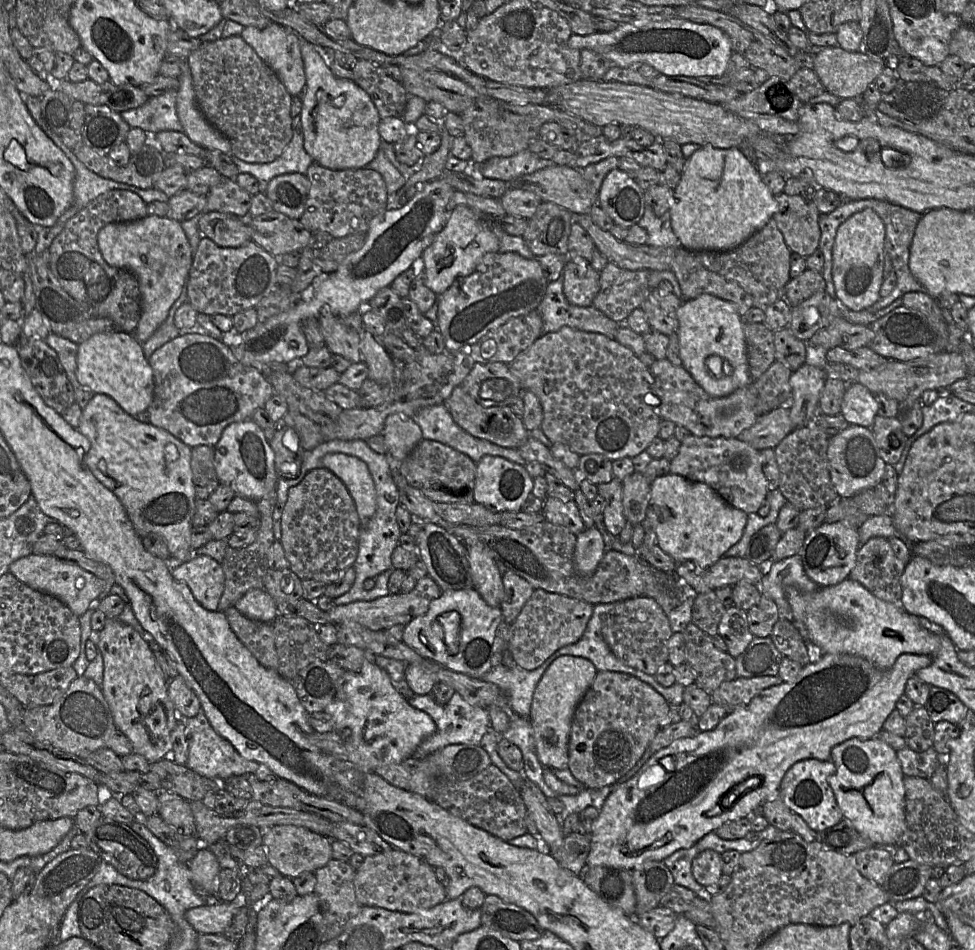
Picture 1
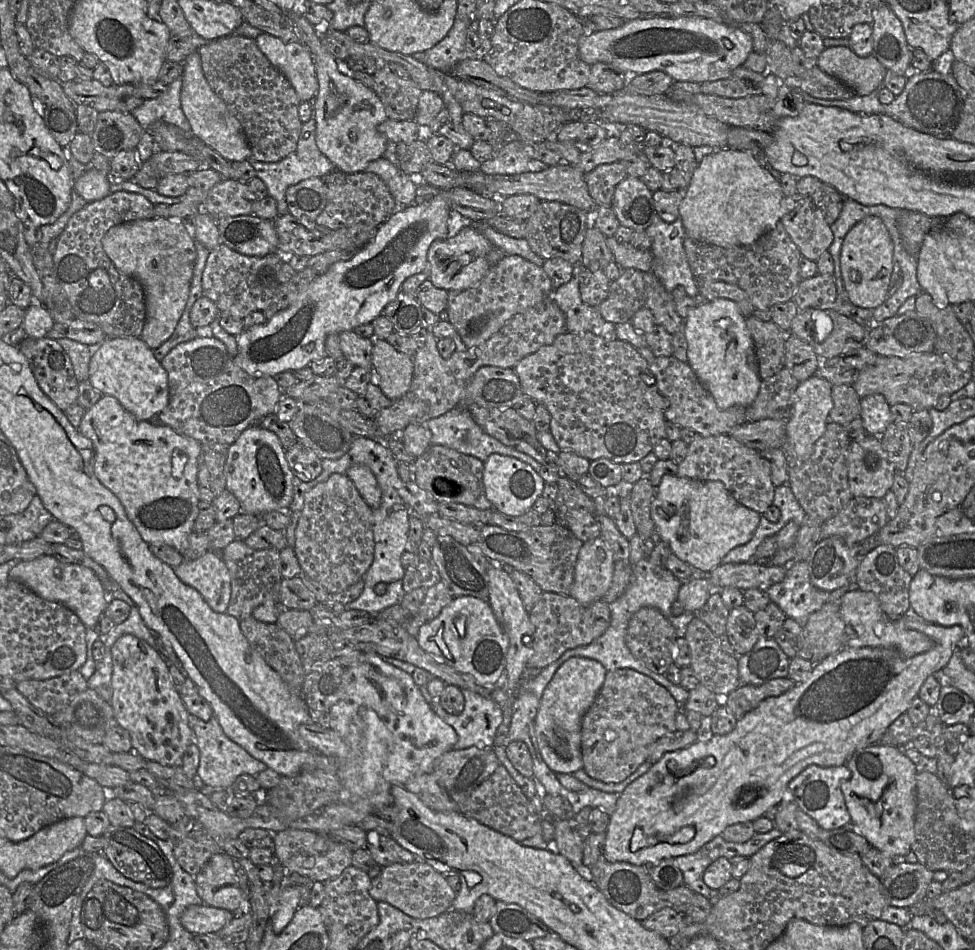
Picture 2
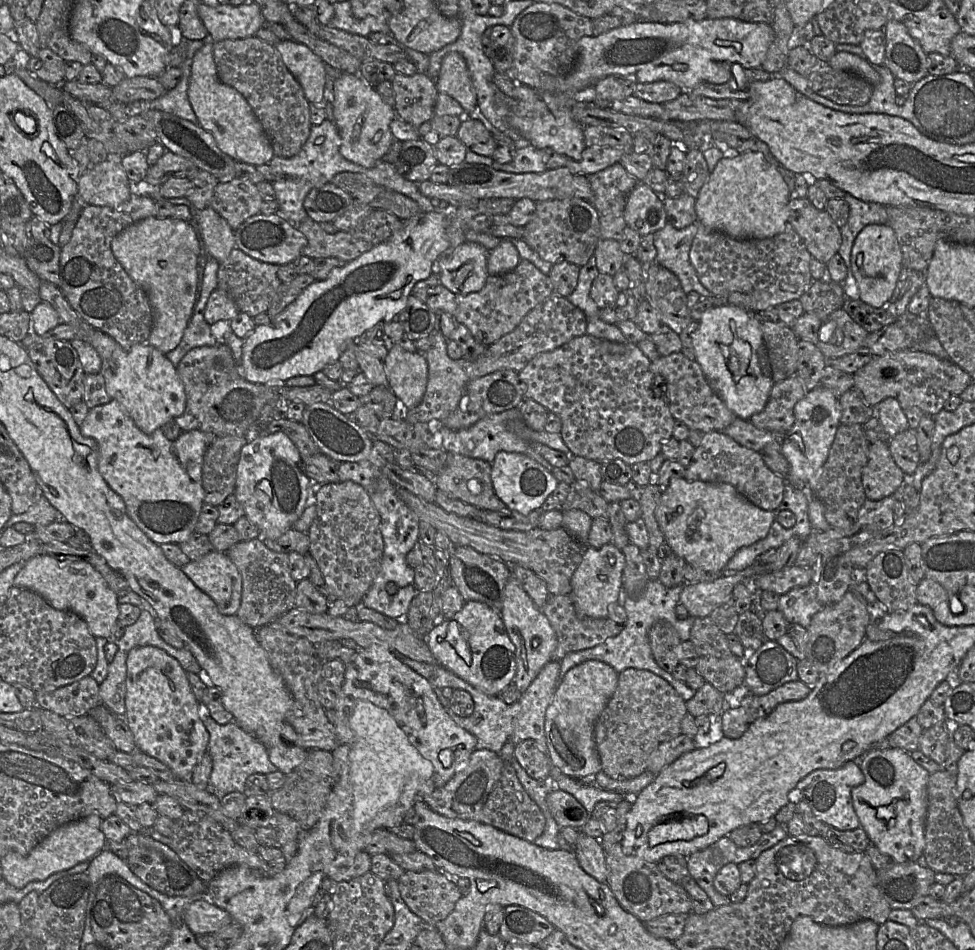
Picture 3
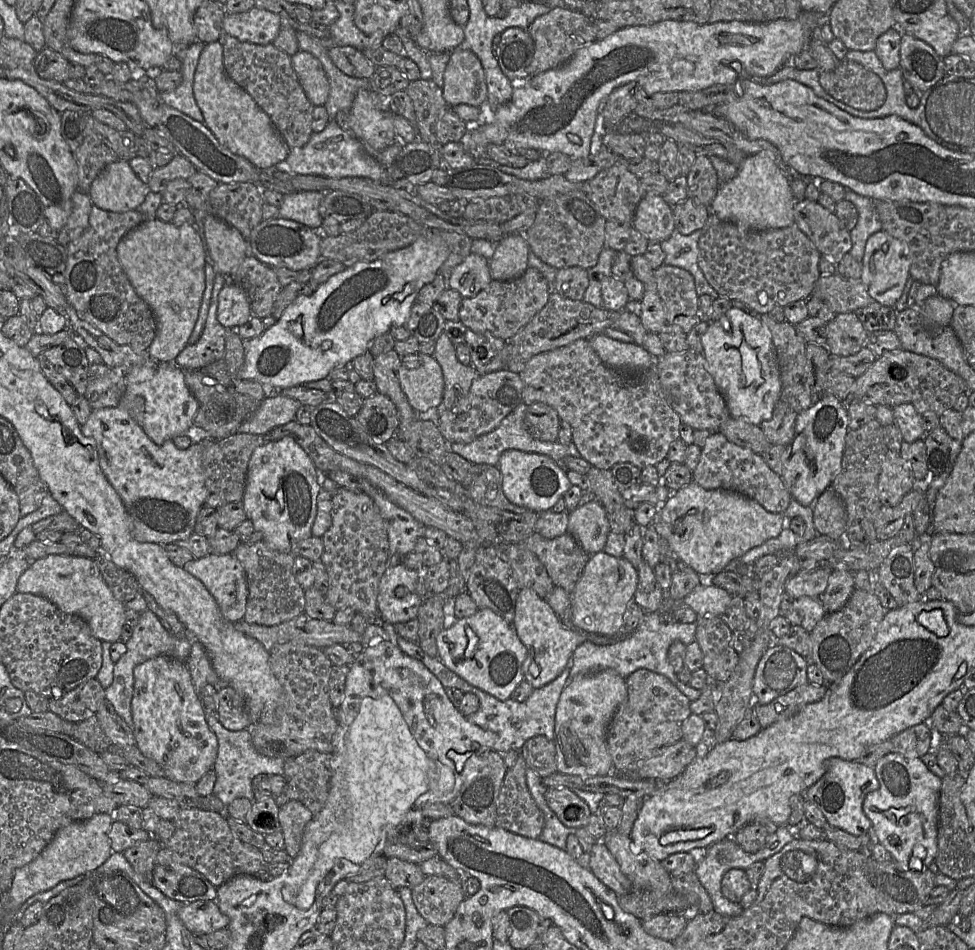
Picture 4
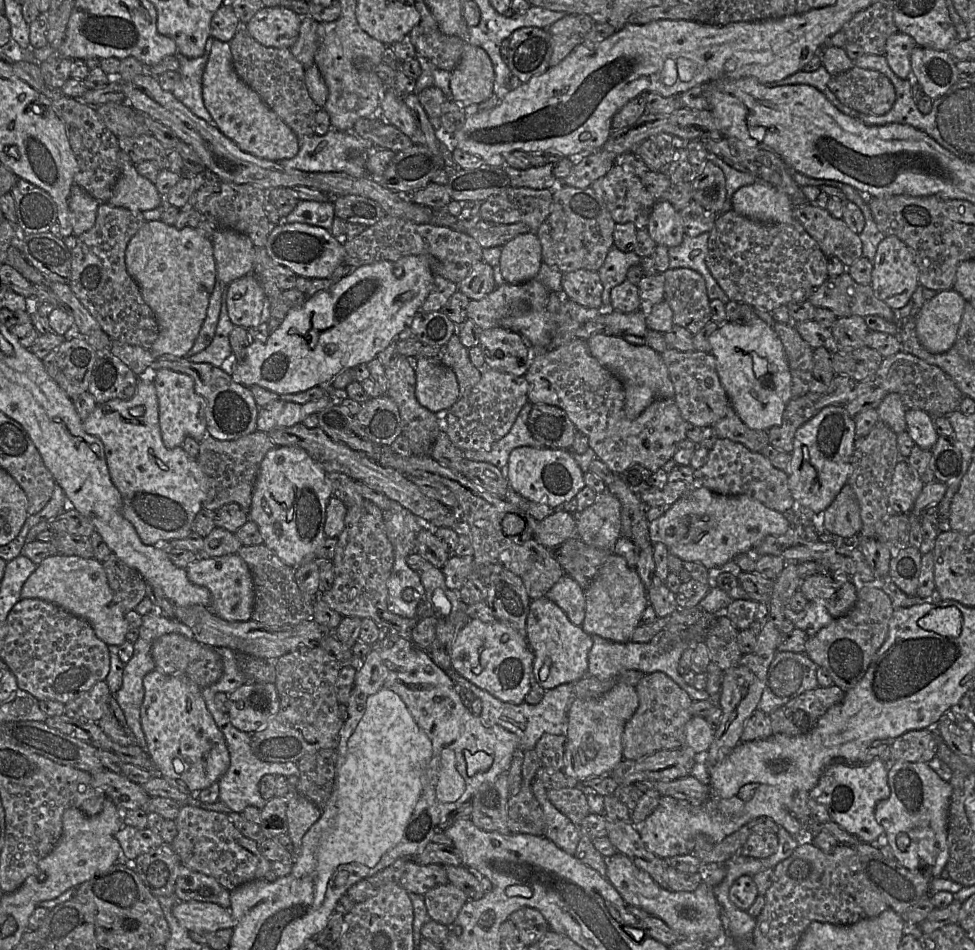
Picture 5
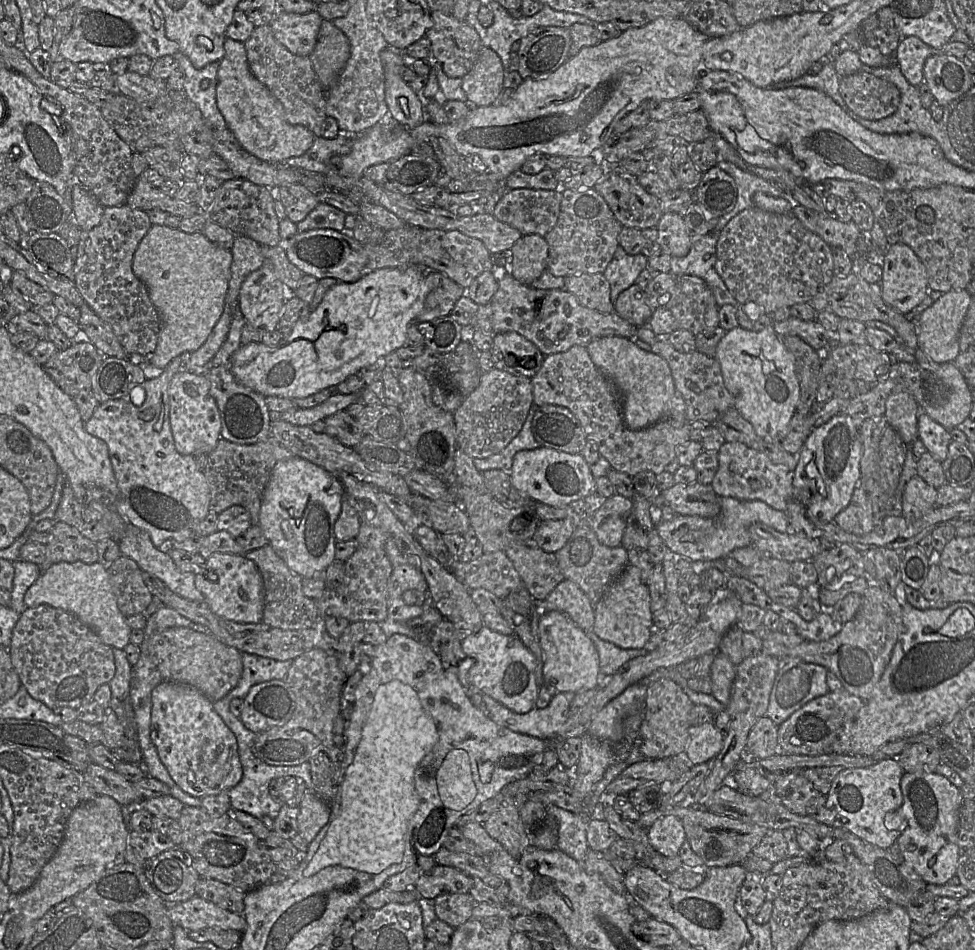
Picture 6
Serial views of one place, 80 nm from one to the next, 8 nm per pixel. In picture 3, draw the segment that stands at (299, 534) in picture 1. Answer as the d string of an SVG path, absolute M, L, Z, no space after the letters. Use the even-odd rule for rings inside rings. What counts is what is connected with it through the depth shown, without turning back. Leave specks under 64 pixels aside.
M352 481L320 484L315 492L316 517L307 536L310 541L308 556L318 564L328 591L328 601L366 595L376 578L383 557L384 542L380 530L380 516L369 494Z

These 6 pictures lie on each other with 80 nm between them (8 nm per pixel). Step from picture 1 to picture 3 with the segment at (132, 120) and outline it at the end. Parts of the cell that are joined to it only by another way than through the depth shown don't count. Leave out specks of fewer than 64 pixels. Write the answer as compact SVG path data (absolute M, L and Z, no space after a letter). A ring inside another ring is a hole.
M187 40L186 42L186 58L182 65L179 67L181 69L182 76L177 86L167 91L161 97L144 104L146 105L146 109L167 112L182 119L191 121L192 123L197 123L197 116L188 98L188 87L193 58L196 52L203 47L205 41Z

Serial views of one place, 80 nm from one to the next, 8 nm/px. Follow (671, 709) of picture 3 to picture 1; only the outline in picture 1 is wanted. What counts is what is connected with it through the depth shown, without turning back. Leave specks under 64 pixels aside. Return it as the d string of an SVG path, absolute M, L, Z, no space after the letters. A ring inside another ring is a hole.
M598 671L573 715L568 769L584 788L613 785L636 765L657 732L671 723L669 712L670 704L646 682L622 672Z

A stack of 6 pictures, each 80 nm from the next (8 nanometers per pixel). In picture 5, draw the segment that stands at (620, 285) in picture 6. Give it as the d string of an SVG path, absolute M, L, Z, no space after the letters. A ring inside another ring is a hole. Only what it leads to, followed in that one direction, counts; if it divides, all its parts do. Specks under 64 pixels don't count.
M612 247L600 269L597 271L603 284L602 303L604 309L610 309L610 292L627 278L630 267L639 265L641 257L634 252L624 253Z

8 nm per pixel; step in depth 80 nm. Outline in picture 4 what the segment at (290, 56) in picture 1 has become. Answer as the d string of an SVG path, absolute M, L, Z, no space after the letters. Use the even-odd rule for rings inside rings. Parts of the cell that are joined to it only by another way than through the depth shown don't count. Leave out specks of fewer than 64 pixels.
M305 50L291 56L299 82L314 106L324 106L329 96L329 81L321 61Z

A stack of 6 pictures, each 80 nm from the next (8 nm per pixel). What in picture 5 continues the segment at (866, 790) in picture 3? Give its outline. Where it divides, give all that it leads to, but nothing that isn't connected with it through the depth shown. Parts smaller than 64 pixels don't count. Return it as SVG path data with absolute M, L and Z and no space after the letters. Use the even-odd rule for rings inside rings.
M889 762L890 796L875 808L875 818L883 827L887 845L903 867L931 879L945 875L949 857L948 812L953 788L924 762Z

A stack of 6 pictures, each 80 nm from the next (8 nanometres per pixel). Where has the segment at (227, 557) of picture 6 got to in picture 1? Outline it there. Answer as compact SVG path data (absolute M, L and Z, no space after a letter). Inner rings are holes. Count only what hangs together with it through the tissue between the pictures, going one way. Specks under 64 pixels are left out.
M194 555L177 566L172 566L173 578L185 584L197 602L209 611L218 611L225 587L221 563L207 555Z

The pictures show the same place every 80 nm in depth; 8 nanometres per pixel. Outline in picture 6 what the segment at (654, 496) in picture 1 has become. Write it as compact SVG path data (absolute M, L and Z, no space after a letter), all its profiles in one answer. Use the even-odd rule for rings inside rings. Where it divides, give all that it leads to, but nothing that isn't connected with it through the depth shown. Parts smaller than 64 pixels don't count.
M720 497L719 502L720 513L714 518L675 514L670 520L660 521L656 524L659 536L673 553L691 562L710 562L729 556L735 549L750 546L748 527L754 523L763 523L782 533L790 531L784 511L762 501Z

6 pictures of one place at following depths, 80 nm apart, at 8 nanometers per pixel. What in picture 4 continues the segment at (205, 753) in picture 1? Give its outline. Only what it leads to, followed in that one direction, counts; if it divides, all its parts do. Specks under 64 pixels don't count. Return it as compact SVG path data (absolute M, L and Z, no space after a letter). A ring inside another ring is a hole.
M209 707L209 709L204 709L206 721L218 741L218 753L213 766L216 781L212 795L218 797L226 806L236 798L247 798L252 802L255 800L252 791L253 778L259 774L283 775L285 760L260 754L255 749L249 729L229 730L220 723L216 708Z

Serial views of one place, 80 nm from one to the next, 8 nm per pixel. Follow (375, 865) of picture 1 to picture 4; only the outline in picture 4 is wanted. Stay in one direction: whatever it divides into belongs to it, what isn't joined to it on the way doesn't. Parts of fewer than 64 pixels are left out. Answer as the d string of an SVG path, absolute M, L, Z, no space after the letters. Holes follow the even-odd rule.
M437 875L426 876L411 890L417 910L432 925L445 926L466 898L460 885Z

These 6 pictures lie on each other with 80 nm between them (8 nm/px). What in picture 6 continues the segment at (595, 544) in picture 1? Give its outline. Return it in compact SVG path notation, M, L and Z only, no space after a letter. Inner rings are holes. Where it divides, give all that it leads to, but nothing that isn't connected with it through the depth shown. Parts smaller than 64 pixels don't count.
M628 565L594 605L592 632L599 638L623 649L641 649L648 642L653 627L651 598L639 570Z

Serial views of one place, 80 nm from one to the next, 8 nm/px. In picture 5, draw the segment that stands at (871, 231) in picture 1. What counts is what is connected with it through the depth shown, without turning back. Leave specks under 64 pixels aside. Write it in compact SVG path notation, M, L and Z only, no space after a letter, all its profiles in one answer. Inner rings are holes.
M885 236L879 243L873 260L872 287L875 296L892 309L904 307L920 285L918 281L918 266L912 251L896 236Z

